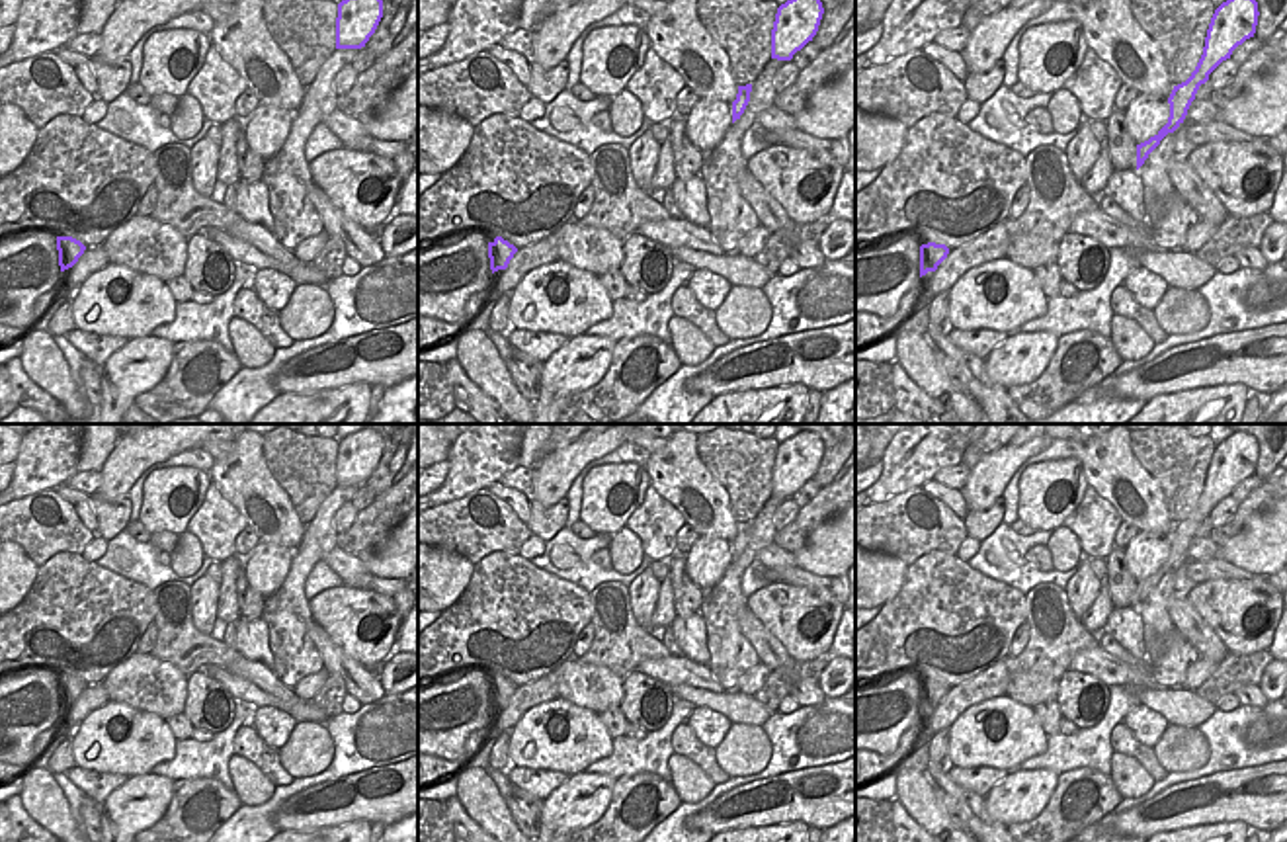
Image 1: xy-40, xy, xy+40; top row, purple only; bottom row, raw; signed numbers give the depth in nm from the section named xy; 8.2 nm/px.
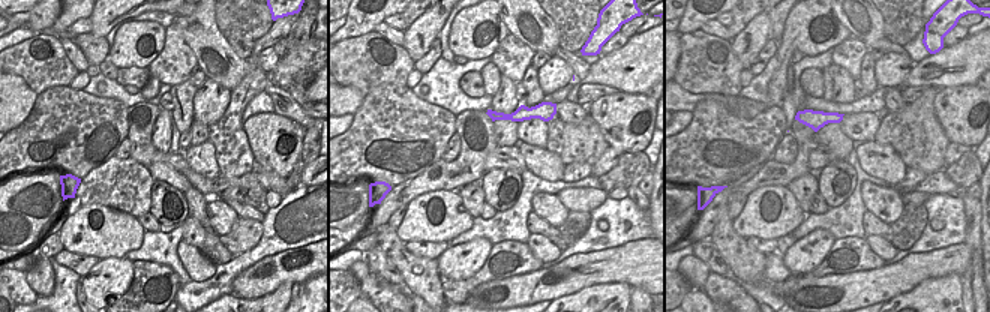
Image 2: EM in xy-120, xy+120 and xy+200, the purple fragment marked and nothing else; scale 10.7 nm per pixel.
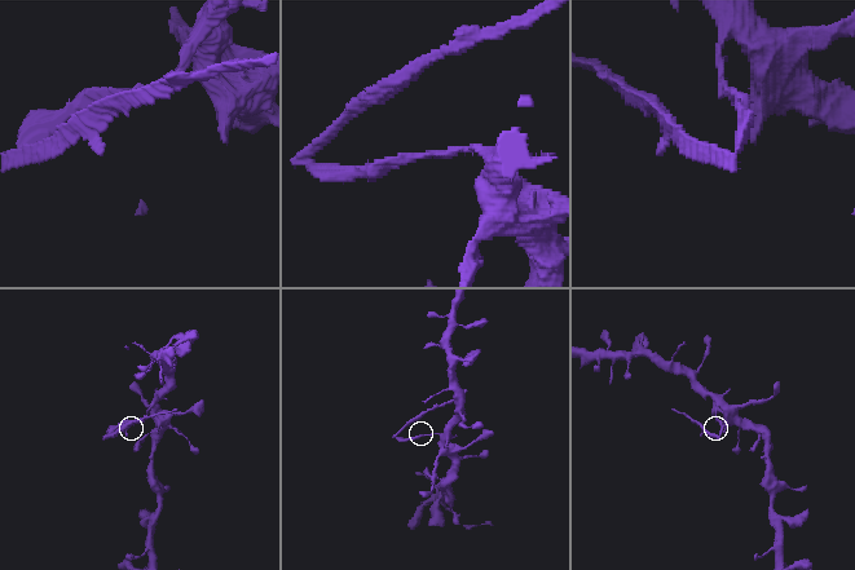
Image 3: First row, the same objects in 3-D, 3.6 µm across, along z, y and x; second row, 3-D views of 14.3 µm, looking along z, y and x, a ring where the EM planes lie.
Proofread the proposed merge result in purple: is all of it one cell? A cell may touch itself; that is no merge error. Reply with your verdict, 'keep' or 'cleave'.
cleave

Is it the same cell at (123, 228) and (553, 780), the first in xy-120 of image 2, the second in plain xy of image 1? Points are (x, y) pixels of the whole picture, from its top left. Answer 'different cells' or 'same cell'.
different cells

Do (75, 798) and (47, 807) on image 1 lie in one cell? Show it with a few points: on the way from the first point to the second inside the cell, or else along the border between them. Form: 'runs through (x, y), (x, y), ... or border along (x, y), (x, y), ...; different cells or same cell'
border along (51, 774), (67, 801), (69, 813), (77, 821); different cells

